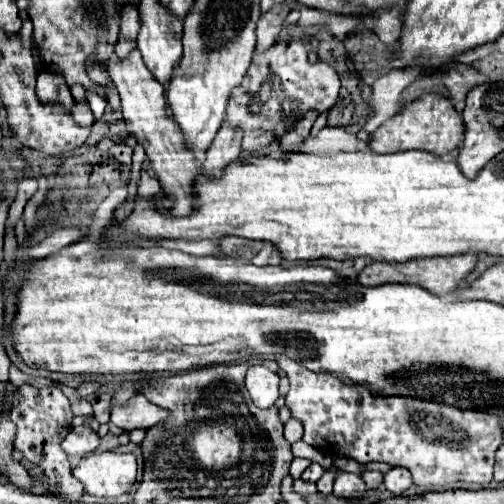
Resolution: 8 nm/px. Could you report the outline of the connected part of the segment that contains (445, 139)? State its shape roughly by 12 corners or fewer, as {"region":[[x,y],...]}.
{"region":[[422,94],[370,138],[378,154],[444,156],[464,140],[442,94]]}

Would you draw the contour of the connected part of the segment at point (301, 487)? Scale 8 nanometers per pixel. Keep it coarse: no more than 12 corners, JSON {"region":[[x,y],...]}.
{"region":[[299,478],[293,482],[293,490],[307,496],[316,493],[315,483]]}

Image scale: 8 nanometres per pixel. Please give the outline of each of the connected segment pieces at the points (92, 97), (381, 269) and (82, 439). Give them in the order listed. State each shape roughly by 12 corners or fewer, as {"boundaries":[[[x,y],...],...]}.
{"boundaries":[[[90,94],[90,108],[94,118],[100,120],[106,108],[104,98]],[[478,254],[370,262],[358,282],[416,284],[446,296],[476,268]],[[72,428],[60,446],[68,456],[82,458],[100,444],[90,428]]]}

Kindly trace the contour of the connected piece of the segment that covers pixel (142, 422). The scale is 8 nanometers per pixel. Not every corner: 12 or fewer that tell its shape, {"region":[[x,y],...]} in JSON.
{"region":[[144,394],[110,412],[110,422],[122,430],[152,428],[168,420]]}

